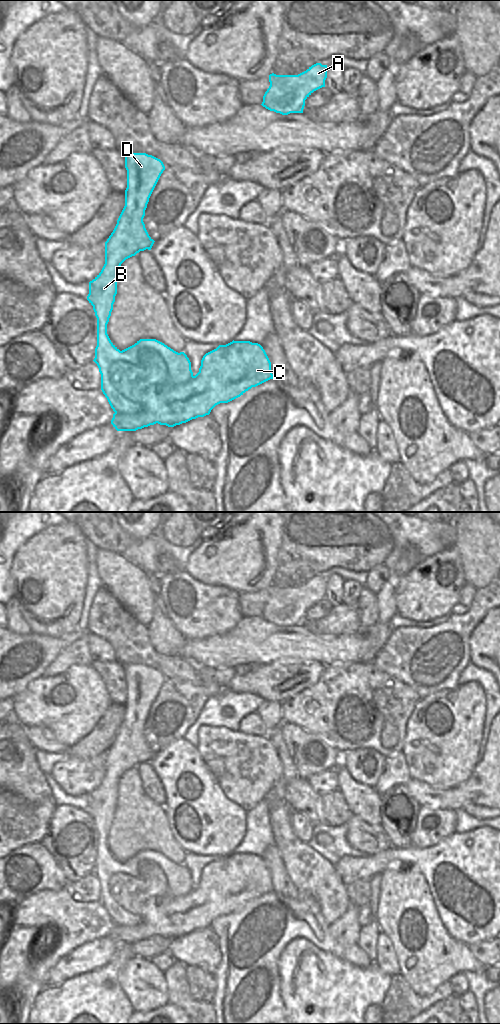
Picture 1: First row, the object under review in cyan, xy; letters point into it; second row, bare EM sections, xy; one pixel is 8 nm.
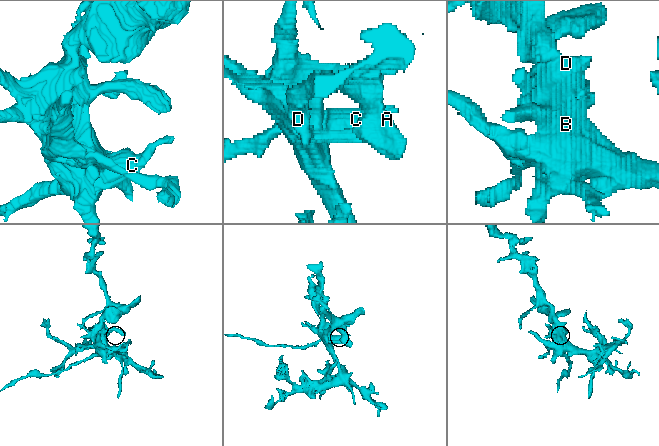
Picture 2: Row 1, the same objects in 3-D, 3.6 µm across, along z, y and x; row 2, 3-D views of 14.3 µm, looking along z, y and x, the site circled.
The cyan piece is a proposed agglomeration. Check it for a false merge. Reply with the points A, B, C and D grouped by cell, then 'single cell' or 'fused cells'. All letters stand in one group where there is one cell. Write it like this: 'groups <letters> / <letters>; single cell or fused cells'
groups A B D / C; fused cells

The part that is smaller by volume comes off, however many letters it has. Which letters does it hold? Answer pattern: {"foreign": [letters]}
{"foreign": ["C"]}

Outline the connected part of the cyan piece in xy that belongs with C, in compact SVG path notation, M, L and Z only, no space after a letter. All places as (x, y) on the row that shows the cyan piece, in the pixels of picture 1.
M233 340L206 353L199 372L188 383L172 385L166 379L154 383L140 413L114 413L111 424L117 431L136 431L156 423L174 427L209 415L216 405L228 403L270 379L273 379L271 362L263 347L250 341Z

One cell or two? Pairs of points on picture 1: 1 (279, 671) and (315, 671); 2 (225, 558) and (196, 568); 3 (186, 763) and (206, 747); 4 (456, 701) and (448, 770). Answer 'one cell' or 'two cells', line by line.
1: one cell
2: one cell
3: two cells
4: one cell

